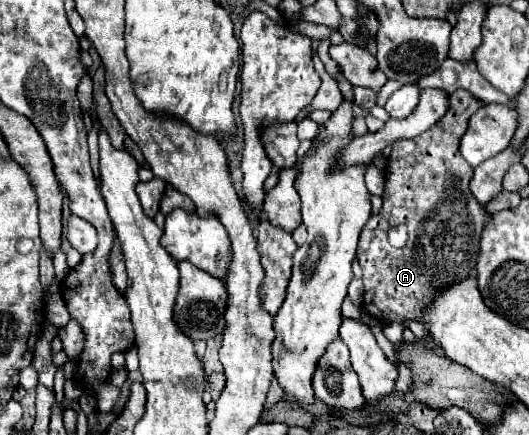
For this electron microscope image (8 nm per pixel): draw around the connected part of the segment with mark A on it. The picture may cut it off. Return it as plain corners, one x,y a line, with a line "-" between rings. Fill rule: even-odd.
456,90
448,98
448,112
430,130
426,130
426,134
420,134
418,138
400,138
394,142
392,154
386,160
382,208
368,220
360,234
358,262
364,270
362,308
380,322
422,322
422,306
434,298
434,290
438,290
438,286
448,286
450,282
468,278
478,260
480,234
486,226
488,212
470,194
468,184
472,178
472,166
462,158
458,142
466,132
468,118
482,106
482,102
472,98
472,94
466,90
-
400,224
406,224
408,228
408,242
404,248
392,248
388,242
388,230

